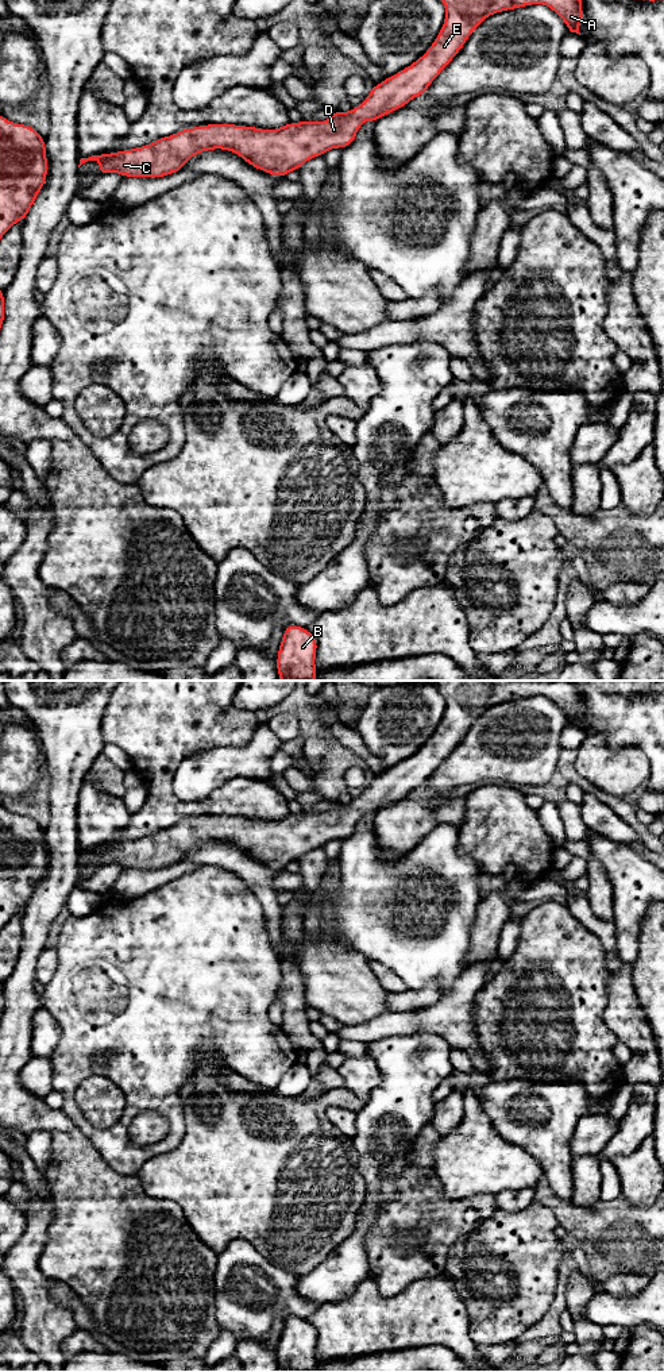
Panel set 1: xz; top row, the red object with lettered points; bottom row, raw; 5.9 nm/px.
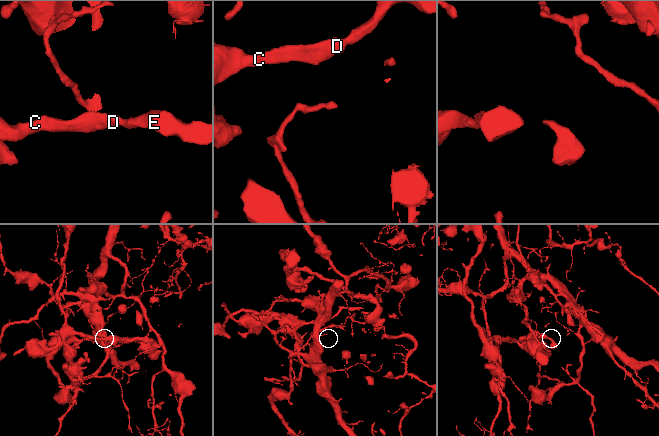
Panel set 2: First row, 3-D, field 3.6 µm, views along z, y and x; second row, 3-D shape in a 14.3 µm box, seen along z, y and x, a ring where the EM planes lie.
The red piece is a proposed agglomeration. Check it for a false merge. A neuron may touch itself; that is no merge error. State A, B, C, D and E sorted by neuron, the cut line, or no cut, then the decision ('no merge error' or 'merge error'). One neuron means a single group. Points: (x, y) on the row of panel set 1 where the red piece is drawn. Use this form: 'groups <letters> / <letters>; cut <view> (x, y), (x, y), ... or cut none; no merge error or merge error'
groups A B C D E; cut none; no merge error

